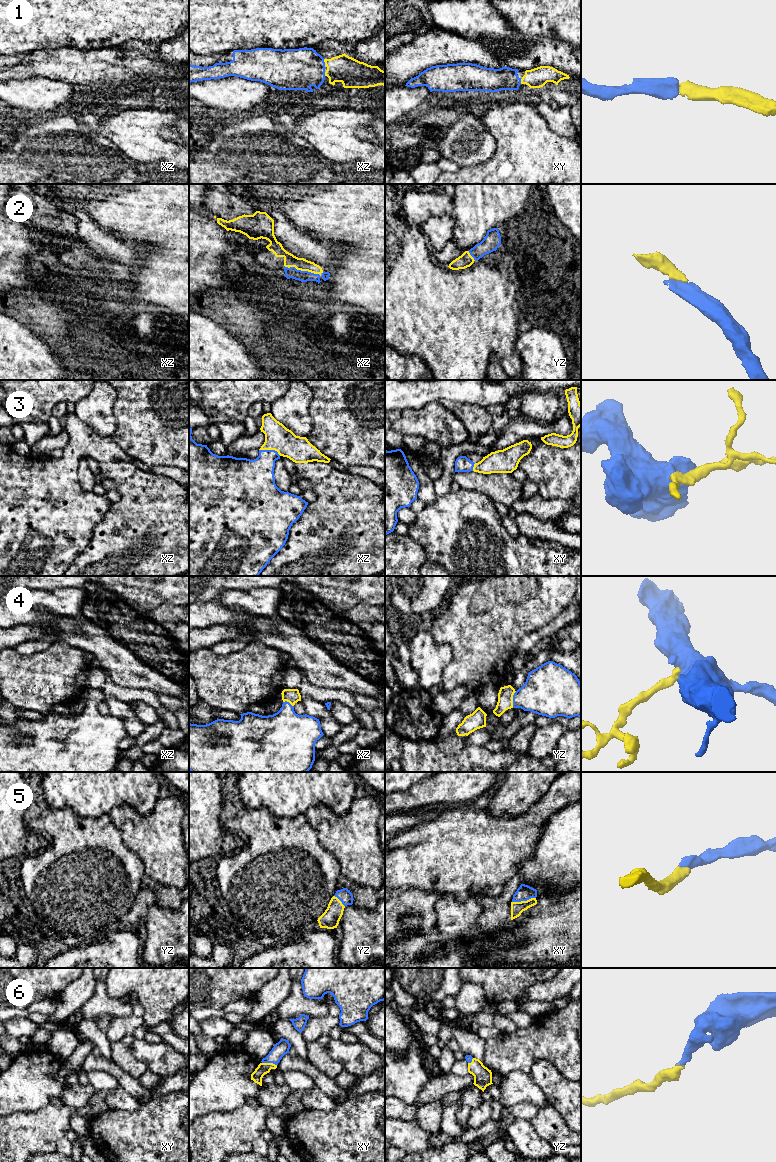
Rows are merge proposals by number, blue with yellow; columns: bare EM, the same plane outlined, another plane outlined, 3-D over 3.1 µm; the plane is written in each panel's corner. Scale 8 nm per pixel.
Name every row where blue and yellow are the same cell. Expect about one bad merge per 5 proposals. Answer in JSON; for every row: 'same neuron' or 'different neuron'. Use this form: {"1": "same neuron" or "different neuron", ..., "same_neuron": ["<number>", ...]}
{"1": "same neuron", "2": "same neuron", "3": "same neuron", "4": "same neuron", "5": "same neuron", "6": "same neuron", "same_neuron": ["1", "2", "3", "4", "5", "6"]}

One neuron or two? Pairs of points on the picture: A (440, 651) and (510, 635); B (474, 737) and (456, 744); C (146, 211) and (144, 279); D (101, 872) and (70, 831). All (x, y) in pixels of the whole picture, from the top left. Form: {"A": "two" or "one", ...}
{"A": "two", "B": "two", "C": "one", "D": "one"}

